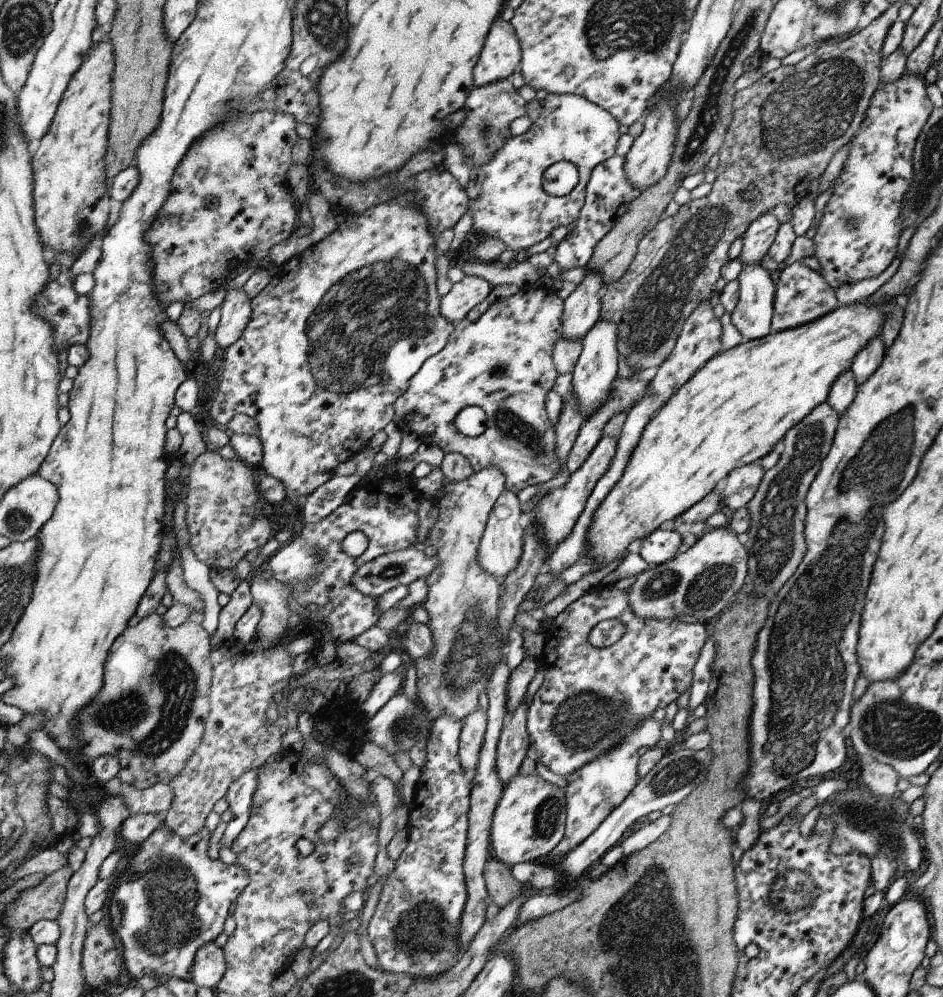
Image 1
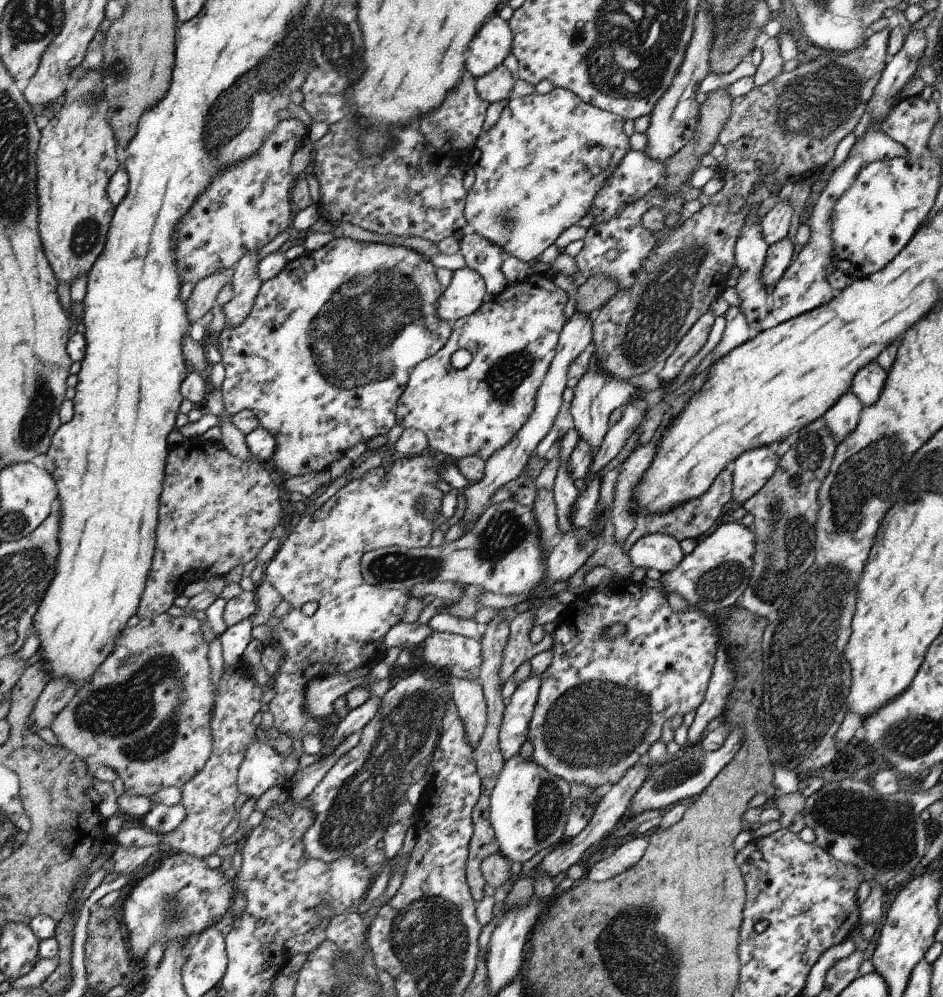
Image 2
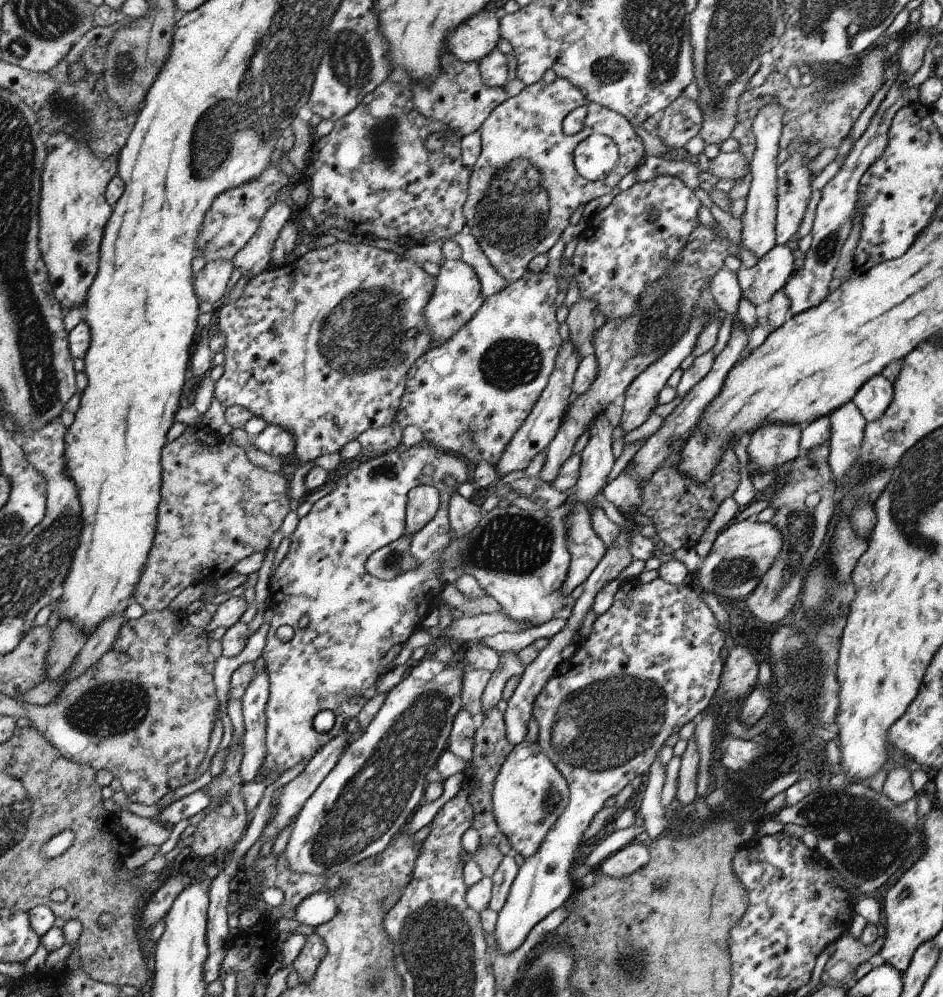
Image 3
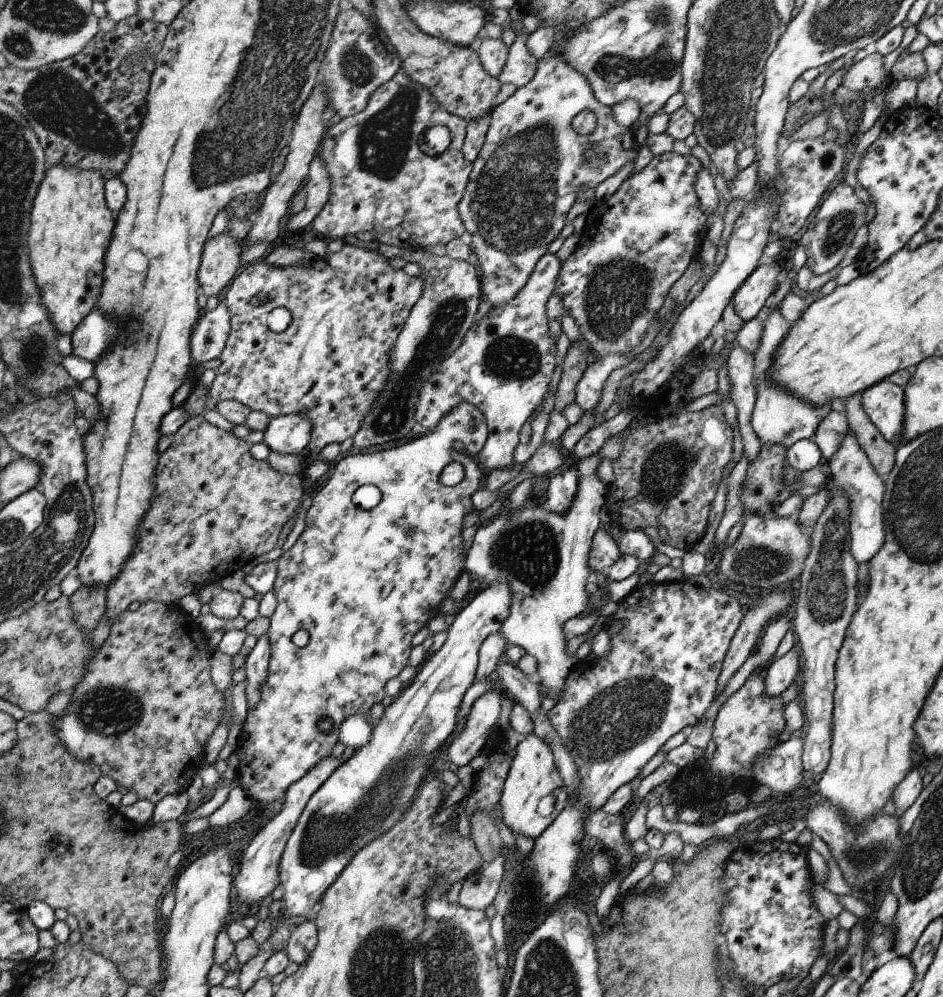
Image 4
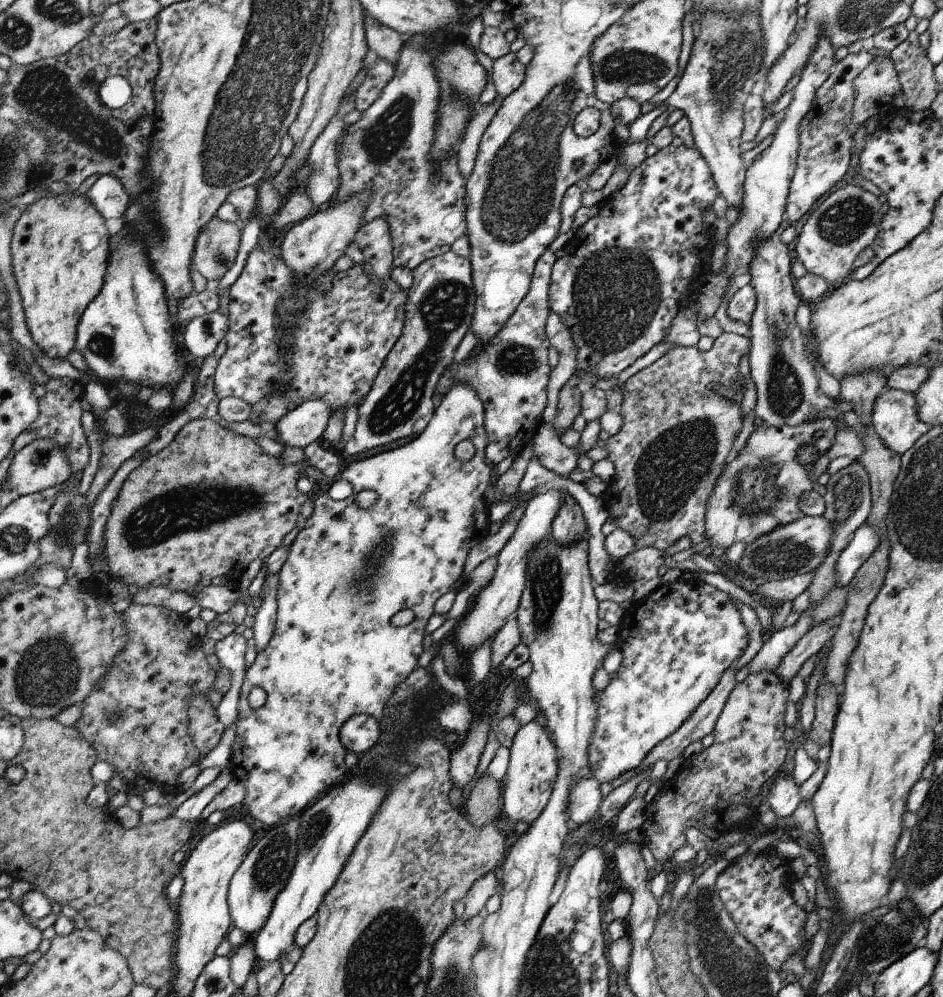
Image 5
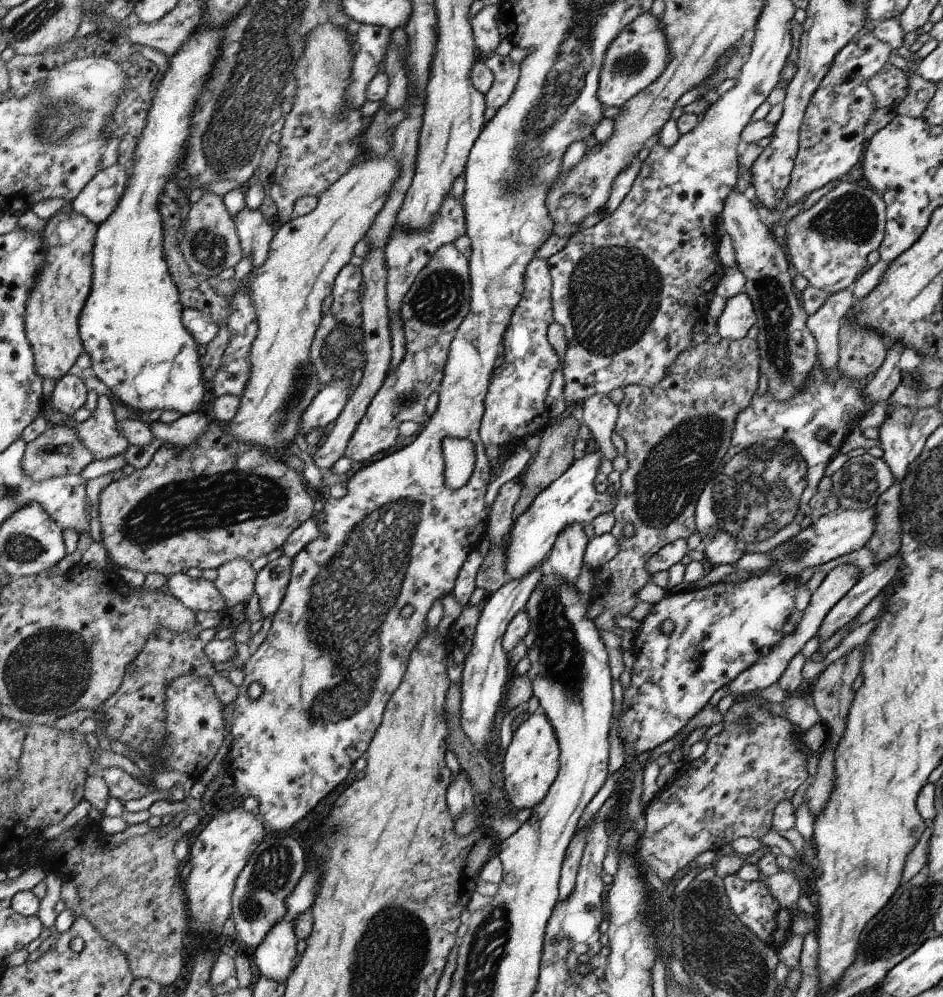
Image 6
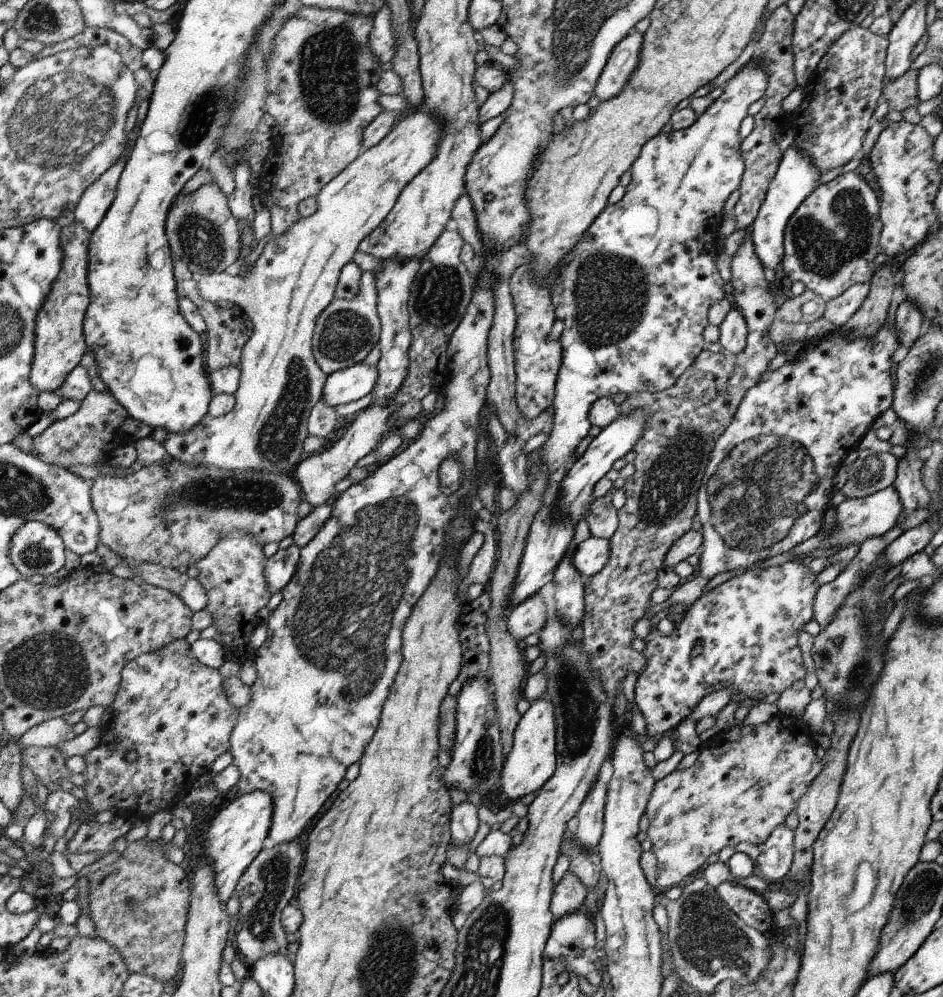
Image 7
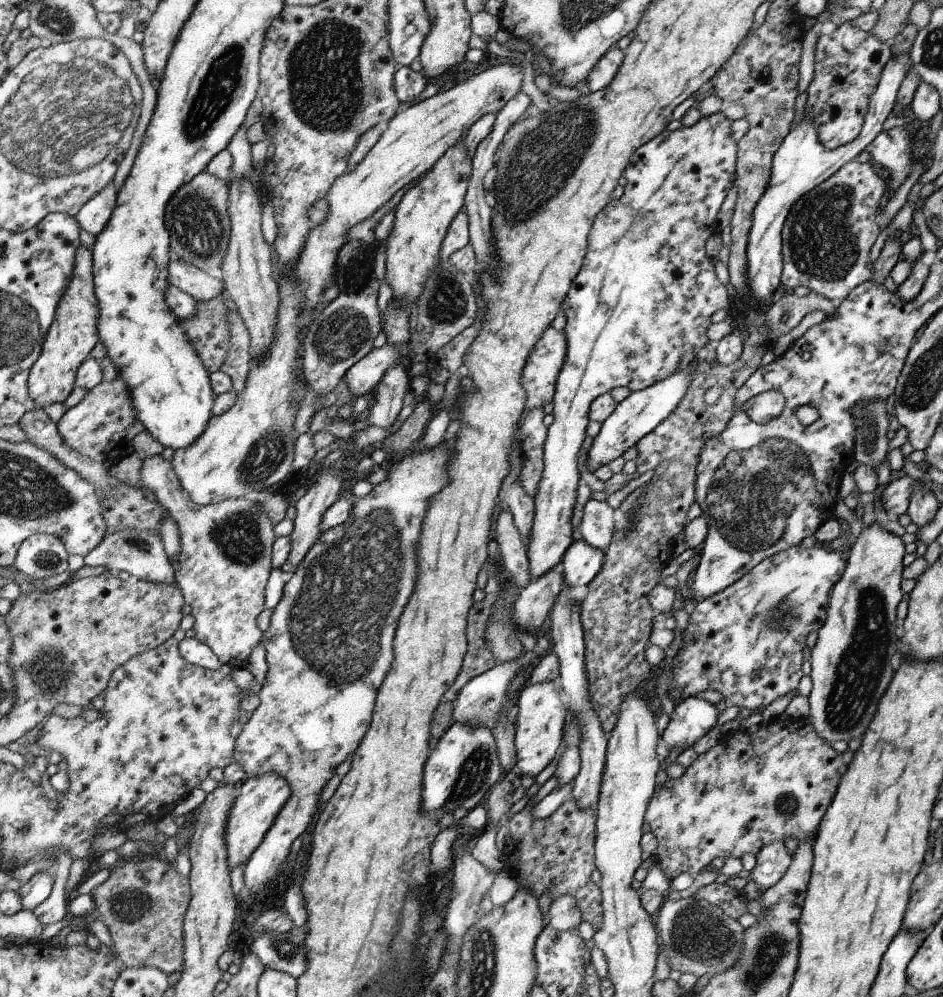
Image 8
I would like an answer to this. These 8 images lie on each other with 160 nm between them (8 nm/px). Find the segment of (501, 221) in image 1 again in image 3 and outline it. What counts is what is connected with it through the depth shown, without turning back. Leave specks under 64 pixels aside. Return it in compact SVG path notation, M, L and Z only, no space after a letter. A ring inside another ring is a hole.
M558 77L552 84L546 84L540 79L537 83L525 85L515 97L508 96L490 113L479 128L479 133L481 153L472 167L468 198L464 203L466 222L492 266L509 282L522 278L530 260L548 252L558 242L562 232L570 226L570 216L578 206L585 206L594 198L608 195L628 172L637 168L639 160L645 155L642 139L635 134L633 126L624 115L598 103L590 103L577 86L562 77ZM579 106L585 106L587 110L582 130L575 135L564 134L564 117ZM594 133L612 138L619 150L614 170L599 181L589 181L580 176L572 158L576 146Z

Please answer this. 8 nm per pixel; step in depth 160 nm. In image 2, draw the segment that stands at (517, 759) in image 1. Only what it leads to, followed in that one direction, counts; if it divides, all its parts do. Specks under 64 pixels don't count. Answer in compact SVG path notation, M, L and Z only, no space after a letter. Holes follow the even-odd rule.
M539 676L528 677L518 683L508 700L499 730L500 750L506 761L518 755L522 744L527 740L540 685Z

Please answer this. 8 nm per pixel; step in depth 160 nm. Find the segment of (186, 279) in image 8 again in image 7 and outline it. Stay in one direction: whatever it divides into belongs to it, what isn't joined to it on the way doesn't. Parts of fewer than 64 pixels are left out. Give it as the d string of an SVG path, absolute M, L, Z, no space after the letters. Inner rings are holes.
M423 108L416 110L416 112L406 112L401 114L398 122L394 125L392 130L377 144L370 147L368 150L362 152L358 159L350 163L338 176L335 176L322 191L319 192L317 197L317 211L309 217L300 217L299 222L292 228L288 229L283 235L272 234L269 242L264 246L262 254L254 263L253 267L245 275L231 275L228 272L221 272L219 275L202 275L197 277L199 286L199 293L205 301L220 304L222 301L230 301L237 304L245 311L245 314L250 322L253 324L253 335L250 336L242 349L242 356L240 368L242 376L240 378L239 388L235 392L235 405L234 408L224 416L210 417L208 414L203 416L202 422L198 426L192 427L187 432L183 433L170 433L163 442L166 452L176 460L182 461L189 465L204 465L205 467L218 467L219 469L256 469L257 471L272 471L275 473L286 473L294 464L300 462L300 454L302 454L302 440L306 438L306 420L311 416L310 410L314 410L319 400L323 396L323 388L326 386L327 375L319 367L315 361L314 355L314 332L318 318L323 314L323 311L330 306L335 298L335 288L339 282L339 276L342 274L343 267L352 261L352 257L359 250L359 245L363 239L375 231L376 228L383 223L390 212L395 208L395 204L399 200L399 196L406 186L419 175L435 158L439 140L441 137L441 128L443 121L440 121L435 115L431 115Z

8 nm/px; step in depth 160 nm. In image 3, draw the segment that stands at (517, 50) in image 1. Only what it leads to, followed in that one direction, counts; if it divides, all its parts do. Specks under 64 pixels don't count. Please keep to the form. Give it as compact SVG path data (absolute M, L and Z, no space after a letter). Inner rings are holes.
M480 11L468 20L456 36L452 36L452 48L448 48L458 60L480 64L500 44L501 26L494 12Z

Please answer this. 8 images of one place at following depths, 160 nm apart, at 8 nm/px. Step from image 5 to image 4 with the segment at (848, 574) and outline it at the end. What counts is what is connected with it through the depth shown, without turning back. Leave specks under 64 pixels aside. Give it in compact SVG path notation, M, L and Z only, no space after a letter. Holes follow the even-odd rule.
M852 432L846 433L845 439L835 455L830 457L827 461L830 466L830 472L832 473L832 480L842 491L846 493L849 500L849 529L851 532L851 555L857 560L858 564L862 562L868 562L875 554L880 550L880 547L885 541L885 532L883 525L882 514L882 501L885 491L885 481L881 476L873 469L872 463L868 458L868 455L864 452L864 449L860 446L856 435Z

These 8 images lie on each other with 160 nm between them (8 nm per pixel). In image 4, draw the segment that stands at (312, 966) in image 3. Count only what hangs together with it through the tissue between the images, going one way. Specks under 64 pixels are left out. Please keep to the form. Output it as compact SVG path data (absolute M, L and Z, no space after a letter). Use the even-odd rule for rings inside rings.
M313 921L296 922L288 944L284 948L290 961L300 966L312 954L317 945L317 928Z

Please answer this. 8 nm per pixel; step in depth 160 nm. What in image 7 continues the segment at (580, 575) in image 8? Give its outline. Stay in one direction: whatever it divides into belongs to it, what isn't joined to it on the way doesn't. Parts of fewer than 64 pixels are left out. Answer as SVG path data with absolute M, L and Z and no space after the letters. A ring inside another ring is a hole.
M590 537L581 542L574 550L574 566L584 578L594 576L602 570L610 556L610 541L602 537Z

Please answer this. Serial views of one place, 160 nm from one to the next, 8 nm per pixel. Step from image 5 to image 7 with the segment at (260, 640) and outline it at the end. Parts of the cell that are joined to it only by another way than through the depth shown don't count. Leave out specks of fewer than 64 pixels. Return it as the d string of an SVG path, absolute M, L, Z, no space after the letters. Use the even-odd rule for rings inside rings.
M293 544L286 549L278 549L272 557L267 559L266 579L270 592L281 591L294 576L299 561L299 552L300 548Z

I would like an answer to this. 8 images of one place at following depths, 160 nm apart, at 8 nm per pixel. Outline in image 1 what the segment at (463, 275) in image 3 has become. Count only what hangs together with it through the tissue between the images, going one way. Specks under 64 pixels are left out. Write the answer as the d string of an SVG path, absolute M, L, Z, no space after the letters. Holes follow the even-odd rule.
M466 275L444 295L441 311L448 320L457 323L464 319L476 304L486 300L490 292L492 286L484 277Z

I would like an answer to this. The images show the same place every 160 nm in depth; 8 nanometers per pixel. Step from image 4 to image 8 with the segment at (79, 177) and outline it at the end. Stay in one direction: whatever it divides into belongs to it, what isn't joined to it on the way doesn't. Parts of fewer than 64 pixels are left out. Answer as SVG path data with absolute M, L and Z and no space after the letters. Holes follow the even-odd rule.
M82 245L80 256L75 256L75 263L76 272L72 272L72 284L68 283L68 292L64 291L60 312L55 312L56 324L51 324L52 332L47 332L47 338L44 339L44 356L39 356L40 364L36 364L36 372L32 372L32 396L36 396L36 404L42 409L54 402L64 403L75 386L75 376L80 366L99 339L94 254Z

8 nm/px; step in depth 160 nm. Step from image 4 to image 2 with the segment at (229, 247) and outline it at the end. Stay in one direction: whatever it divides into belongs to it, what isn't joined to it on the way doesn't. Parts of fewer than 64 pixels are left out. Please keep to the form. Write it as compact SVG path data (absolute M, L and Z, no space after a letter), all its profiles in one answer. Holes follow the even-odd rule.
M232 268L224 269L222 272L215 272L207 276L200 283L196 283L189 299L185 302L187 305L187 317L192 322L200 322L200 318L210 312L210 308L217 304L216 294L232 280L232 274L235 274Z

